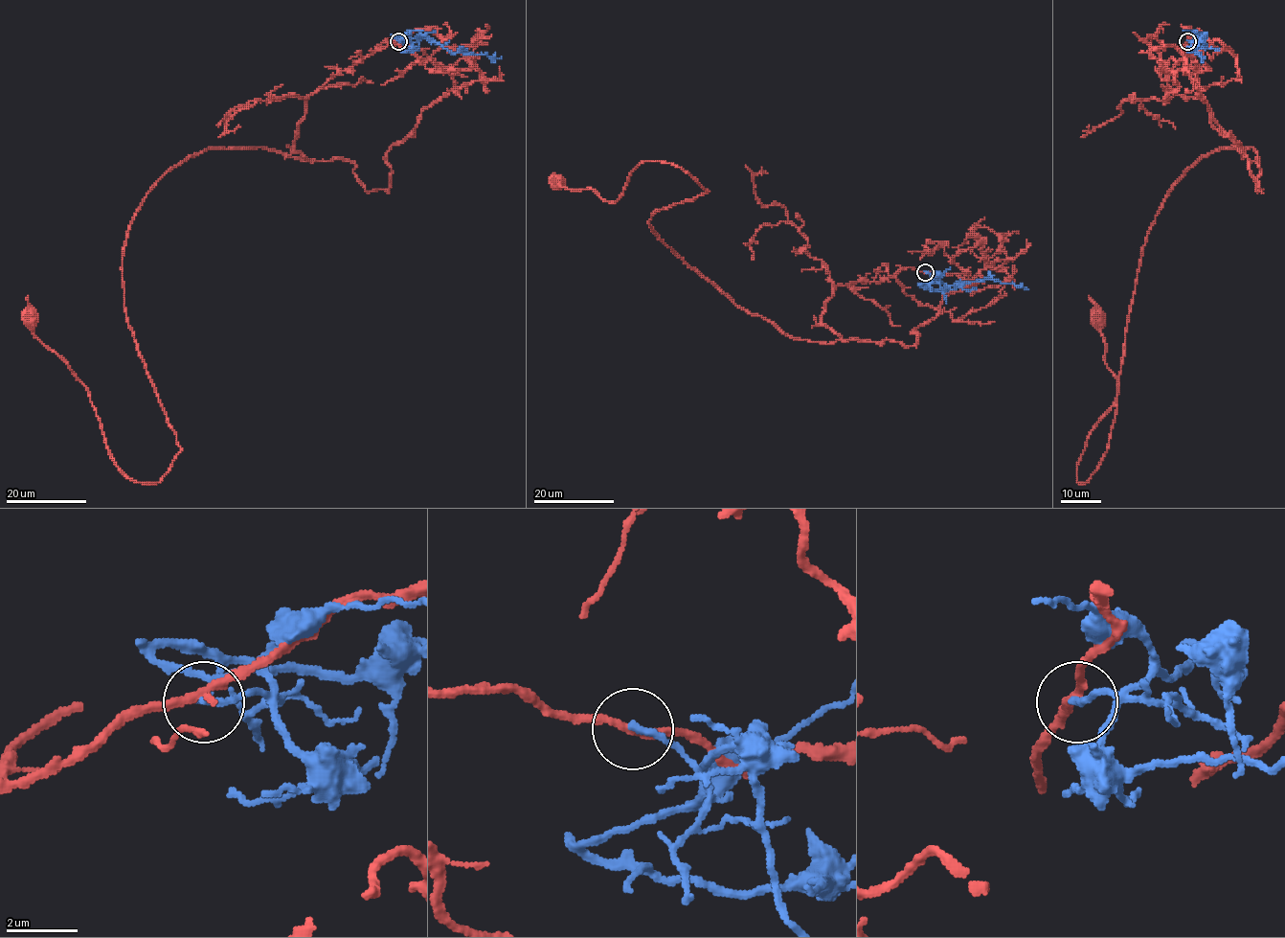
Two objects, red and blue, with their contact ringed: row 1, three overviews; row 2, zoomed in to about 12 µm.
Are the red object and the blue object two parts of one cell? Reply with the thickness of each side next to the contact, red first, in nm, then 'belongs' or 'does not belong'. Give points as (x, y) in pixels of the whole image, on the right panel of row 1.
calibres 220 and 200 nm; does not belong

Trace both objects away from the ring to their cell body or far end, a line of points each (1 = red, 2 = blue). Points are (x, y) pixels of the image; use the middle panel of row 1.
1: (924, 272), (786, 336), (652, 232), (686, 171), (557, 179)
2: (926, 272), (933, 279), (919, 285), (930, 288), (949, 289), (980, 280), (998, 280), (1028, 288)

